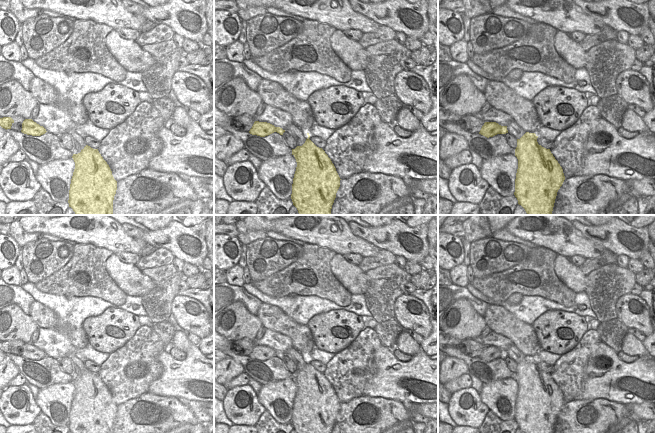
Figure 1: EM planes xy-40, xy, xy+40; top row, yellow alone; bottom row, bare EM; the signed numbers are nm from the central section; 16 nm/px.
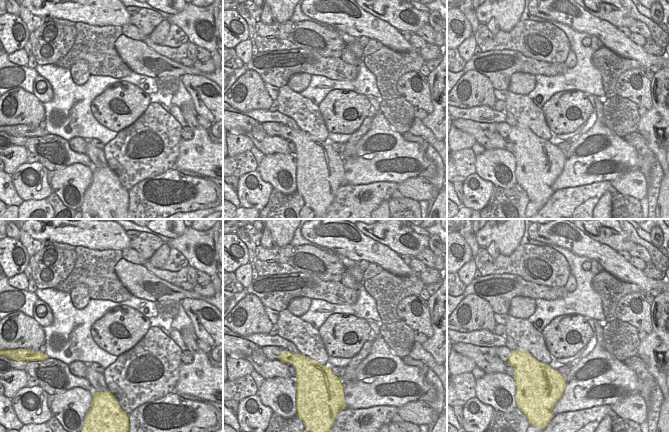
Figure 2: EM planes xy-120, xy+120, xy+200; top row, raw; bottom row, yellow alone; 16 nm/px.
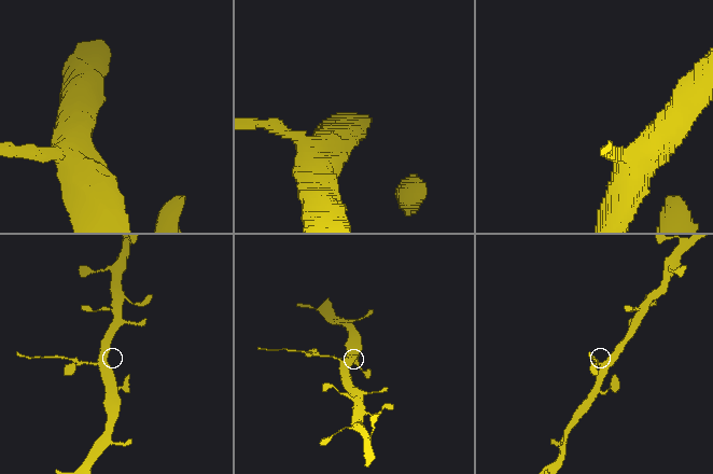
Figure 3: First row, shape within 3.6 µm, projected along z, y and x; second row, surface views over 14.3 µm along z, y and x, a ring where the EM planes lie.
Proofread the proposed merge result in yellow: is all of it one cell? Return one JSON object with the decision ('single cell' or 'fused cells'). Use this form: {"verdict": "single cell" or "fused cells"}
{"verdict": "fused cells"}

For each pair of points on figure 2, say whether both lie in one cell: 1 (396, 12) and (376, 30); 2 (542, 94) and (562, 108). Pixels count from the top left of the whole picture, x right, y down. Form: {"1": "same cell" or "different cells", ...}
{"1": "different cells", "2": "different cells"}

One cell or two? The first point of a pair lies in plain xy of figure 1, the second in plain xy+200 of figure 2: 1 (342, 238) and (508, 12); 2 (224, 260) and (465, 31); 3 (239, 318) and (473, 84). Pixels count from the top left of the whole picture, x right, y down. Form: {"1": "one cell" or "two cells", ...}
{"1": "two cells", "2": "one cell", "3": "one cell"}

